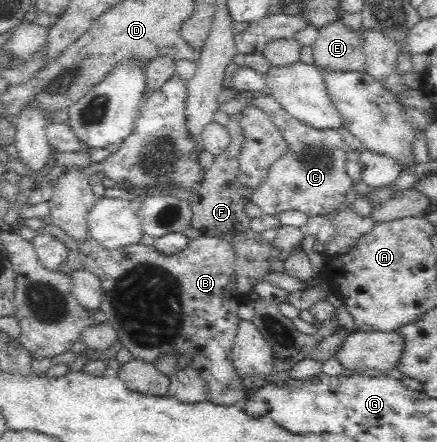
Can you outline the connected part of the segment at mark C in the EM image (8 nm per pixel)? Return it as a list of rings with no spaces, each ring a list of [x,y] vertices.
[[[258,93],[258,95],[251,96],[248,105],[263,110],[279,129],[290,147],[287,153],[270,167],[267,177],[259,184],[259,187],[252,190],[250,201],[259,205],[262,214],[267,216],[277,216],[279,213],[290,209],[298,209],[308,216],[330,216],[337,207],[341,206],[341,203],[345,200],[345,195],[347,195],[347,189],[353,185],[344,168],[345,155],[350,149],[345,143],[344,137],[337,130],[317,130],[299,122],[291,117],[271,94]]]

